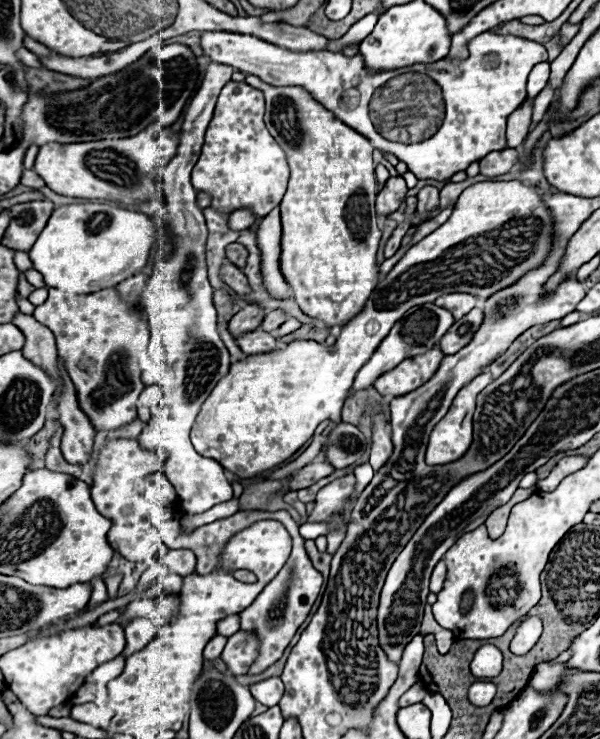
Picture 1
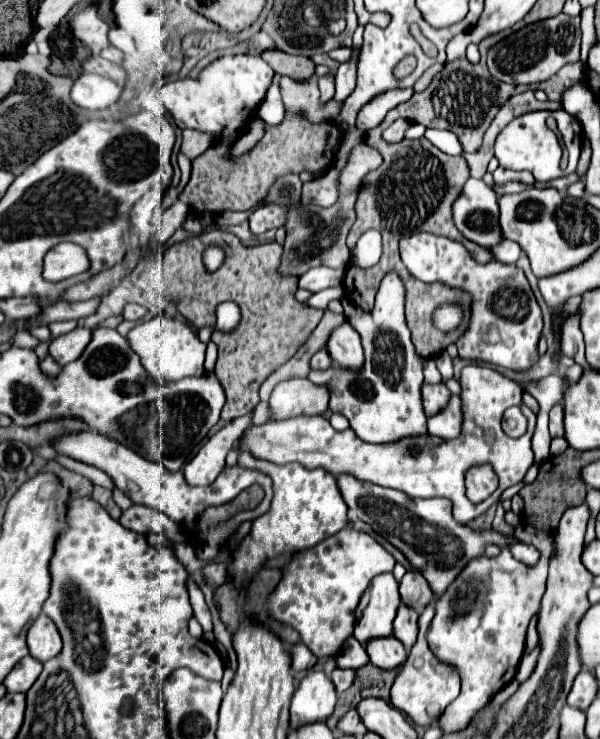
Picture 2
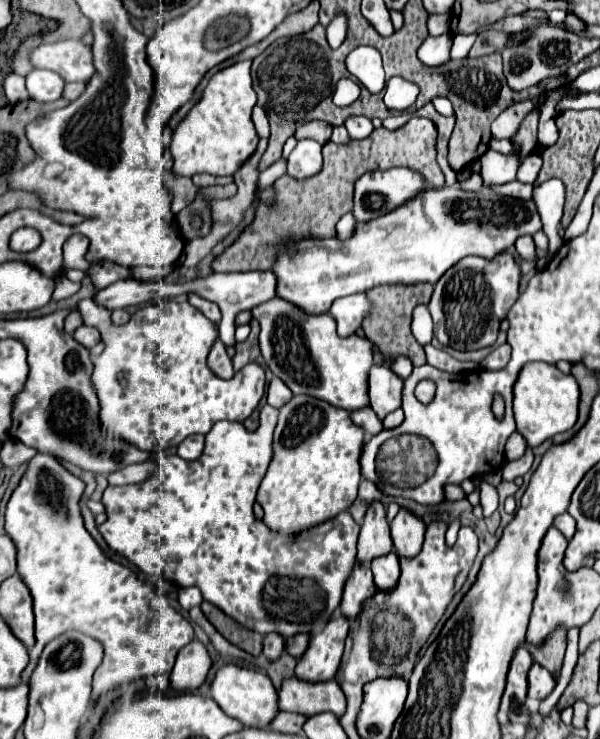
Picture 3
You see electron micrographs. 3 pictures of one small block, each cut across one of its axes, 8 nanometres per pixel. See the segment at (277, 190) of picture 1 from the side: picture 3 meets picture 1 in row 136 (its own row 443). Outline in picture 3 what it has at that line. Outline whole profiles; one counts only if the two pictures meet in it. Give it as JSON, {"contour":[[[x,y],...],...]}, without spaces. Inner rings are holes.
{"contour":[[[264,406],[254,432],[248,432],[242,422],[216,422],[206,436],[206,448],[198,460],[188,462],[180,456],[164,456],[158,460],[160,468],[152,478],[130,486],[108,486],[104,490],[106,498],[102,496],[108,520],[98,526],[98,532],[116,554],[124,556],[144,574],[170,580],[178,586],[198,586],[204,600],[216,604],[246,628],[260,634],[278,632],[288,638],[300,632],[314,634],[322,630],[340,606],[344,580],[356,562],[360,526],[352,520],[350,512],[340,512],[314,528],[284,536],[254,518],[252,504],[272,460],[276,418],[278,410]]]}

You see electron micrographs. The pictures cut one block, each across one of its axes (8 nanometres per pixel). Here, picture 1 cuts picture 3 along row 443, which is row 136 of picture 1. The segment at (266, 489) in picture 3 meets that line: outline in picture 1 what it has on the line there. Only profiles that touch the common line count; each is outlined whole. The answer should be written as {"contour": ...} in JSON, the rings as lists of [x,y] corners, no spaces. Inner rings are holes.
{"contour":[[[246,74],[246,84],[258,88],[266,96],[266,126],[276,142],[286,152],[290,166],[288,190],[280,202],[282,238],[280,238],[280,272],[290,284],[292,294],[300,310],[322,322],[326,328],[346,326],[356,318],[374,288],[380,282],[380,270],[376,264],[376,252],[380,244],[380,230],[376,226],[376,174],[372,164],[372,150],[368,138],[358,134],[340,122],[330,110],[316,102],[300,86],[272,86],[262,82],[258,76]]]}

